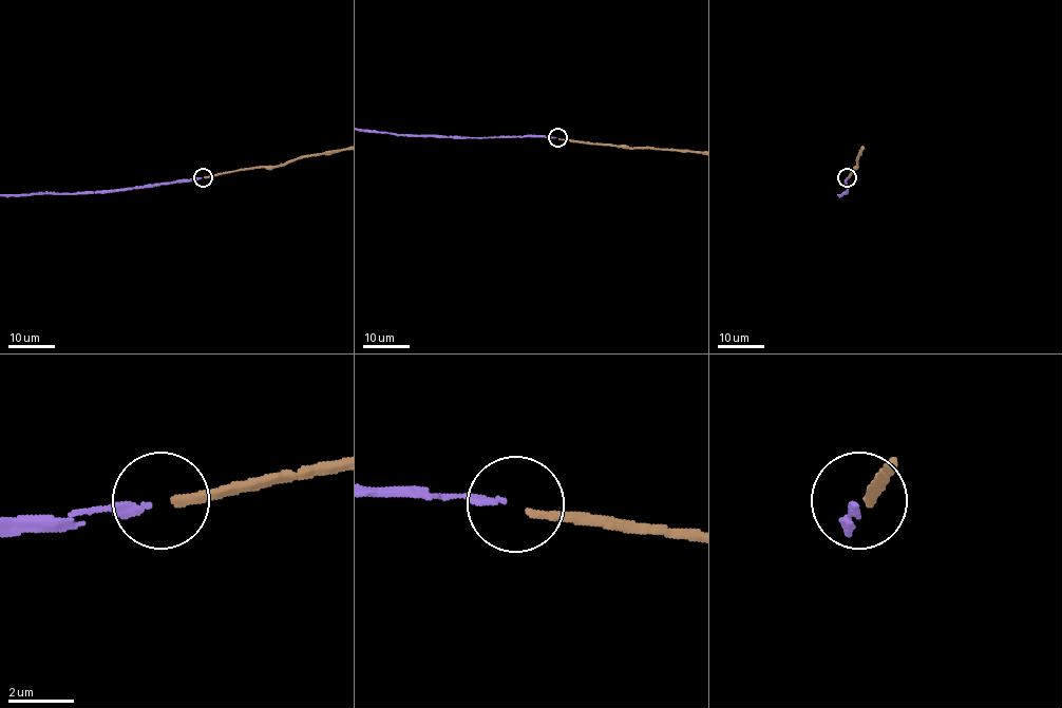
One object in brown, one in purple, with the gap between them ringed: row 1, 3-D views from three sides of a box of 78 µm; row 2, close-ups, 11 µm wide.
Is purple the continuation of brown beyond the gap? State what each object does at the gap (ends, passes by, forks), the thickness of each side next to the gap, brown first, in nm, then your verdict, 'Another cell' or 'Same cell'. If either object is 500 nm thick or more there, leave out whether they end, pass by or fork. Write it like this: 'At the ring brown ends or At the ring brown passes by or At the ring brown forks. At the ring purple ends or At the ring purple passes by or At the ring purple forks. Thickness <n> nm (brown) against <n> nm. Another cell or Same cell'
At the ring brown ends. At the ring purple ends. Thickness 240 nm (brown) against 190 nm. Another cell

